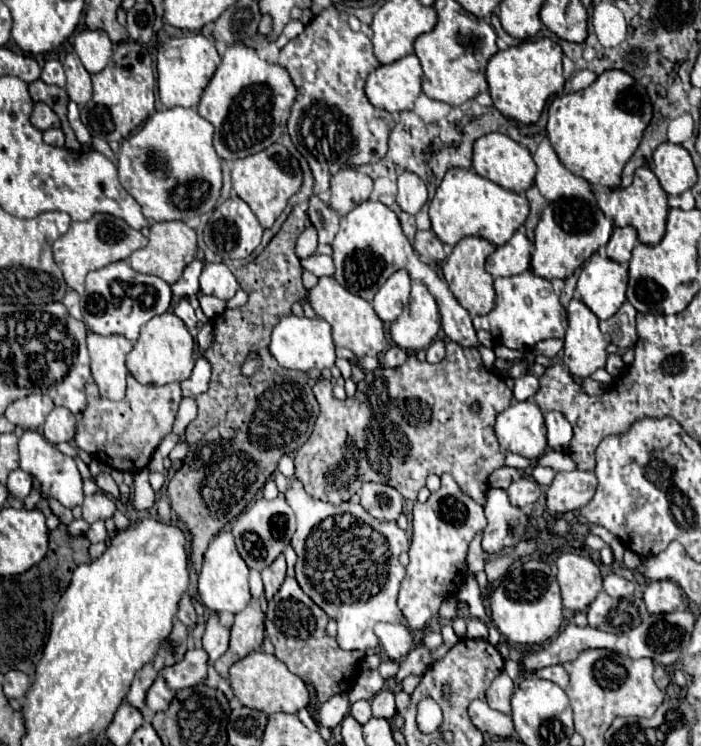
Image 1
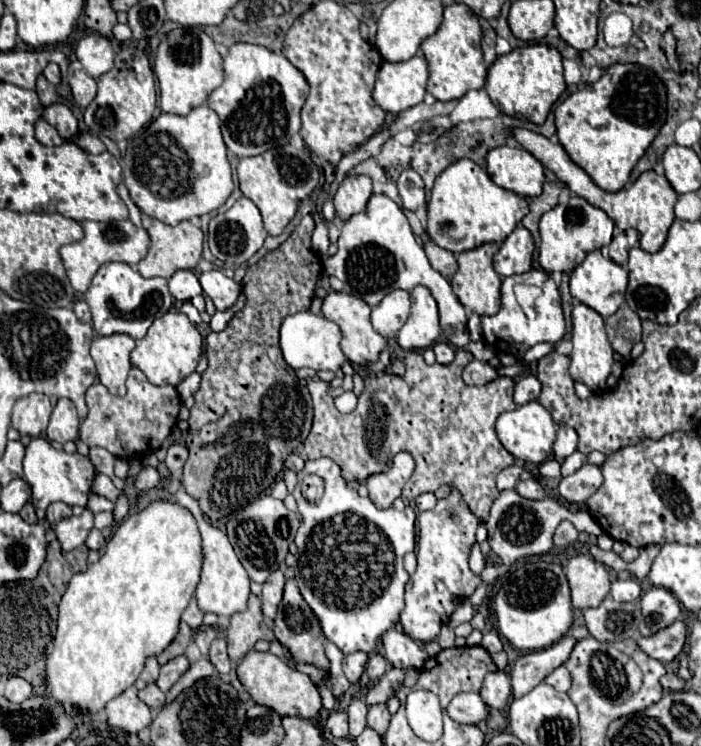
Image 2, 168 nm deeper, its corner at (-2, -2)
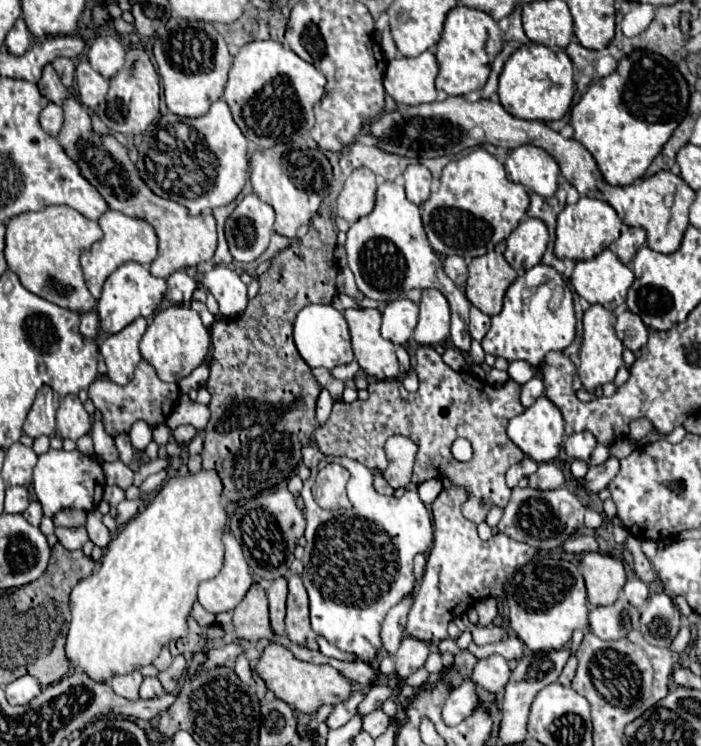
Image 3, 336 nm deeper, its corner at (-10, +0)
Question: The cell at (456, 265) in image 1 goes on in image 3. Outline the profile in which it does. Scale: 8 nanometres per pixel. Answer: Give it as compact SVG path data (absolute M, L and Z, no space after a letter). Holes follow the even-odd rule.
M506 243L498 244L495 251L475 257L469 263L469 277L465 285L467 299L485 315L497 315L503 307L503 297L517 273L503 259Z

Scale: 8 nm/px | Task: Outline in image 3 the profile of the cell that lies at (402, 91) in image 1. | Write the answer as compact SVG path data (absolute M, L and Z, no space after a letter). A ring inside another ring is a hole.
M431 51L421 53L415 59L399 57L389 61L383 85L389 97L397 105L421 105L437 99L435 77L439 73L435 55Z

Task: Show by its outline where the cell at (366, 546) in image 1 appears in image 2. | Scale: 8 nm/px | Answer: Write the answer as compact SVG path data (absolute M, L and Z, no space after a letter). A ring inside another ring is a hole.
M327 457L307 461L305 469L299 471L297 477L299 483L293 497L297 499L297 511L303 515L303 523L295 537L299 549L295 581L299 591L319 619L321 633L327 641L335 643L345 655L357 651L371 653L377 647L377 639L399 621L399 613L403 609L403 591L409 579L407 571L403 569L403 557L415 549L415 511L409 505L405 505L403 511L393 507L379 509L371 499L363 499L357 489L343 479L341 467ZM309 473L315 473L325 481L325 495L319 503L309 503L301 495L301 481Z

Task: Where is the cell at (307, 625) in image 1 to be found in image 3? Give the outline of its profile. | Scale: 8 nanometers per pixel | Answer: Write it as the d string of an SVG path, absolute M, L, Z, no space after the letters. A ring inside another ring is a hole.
M289 575L289 599L287 599L287 637L307 649L319 649L317 633L309 623L309 599L299 575Z

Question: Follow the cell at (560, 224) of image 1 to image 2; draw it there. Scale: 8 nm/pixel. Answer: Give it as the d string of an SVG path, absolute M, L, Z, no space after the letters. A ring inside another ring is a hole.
M571 197L567 205L557 205L541 217L539 223L541 233L541 249L539 249L539 263L547 273L573 271L587 253L601 249L611 243L613 221L607 217L605 211L593 207L583 197Z

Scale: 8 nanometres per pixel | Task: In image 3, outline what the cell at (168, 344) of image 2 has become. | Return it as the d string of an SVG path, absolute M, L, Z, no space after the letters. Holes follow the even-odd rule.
M171 305L159 311L149 323L141 339L141 355L145 361L151 363L161 381L179 383L183 377L187 377L193 369L197 369L205 361L209 345L211 345L209 329L201 323L197 311L183 305Z

